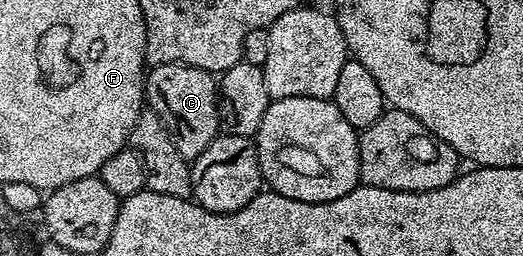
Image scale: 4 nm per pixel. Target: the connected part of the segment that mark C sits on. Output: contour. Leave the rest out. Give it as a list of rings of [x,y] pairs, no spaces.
[[[155,64],[145,73],[144,96],[149,107],[168,126],[176,150],[192,162],[219,135],[218,85],[209,72],[187,64]]]

